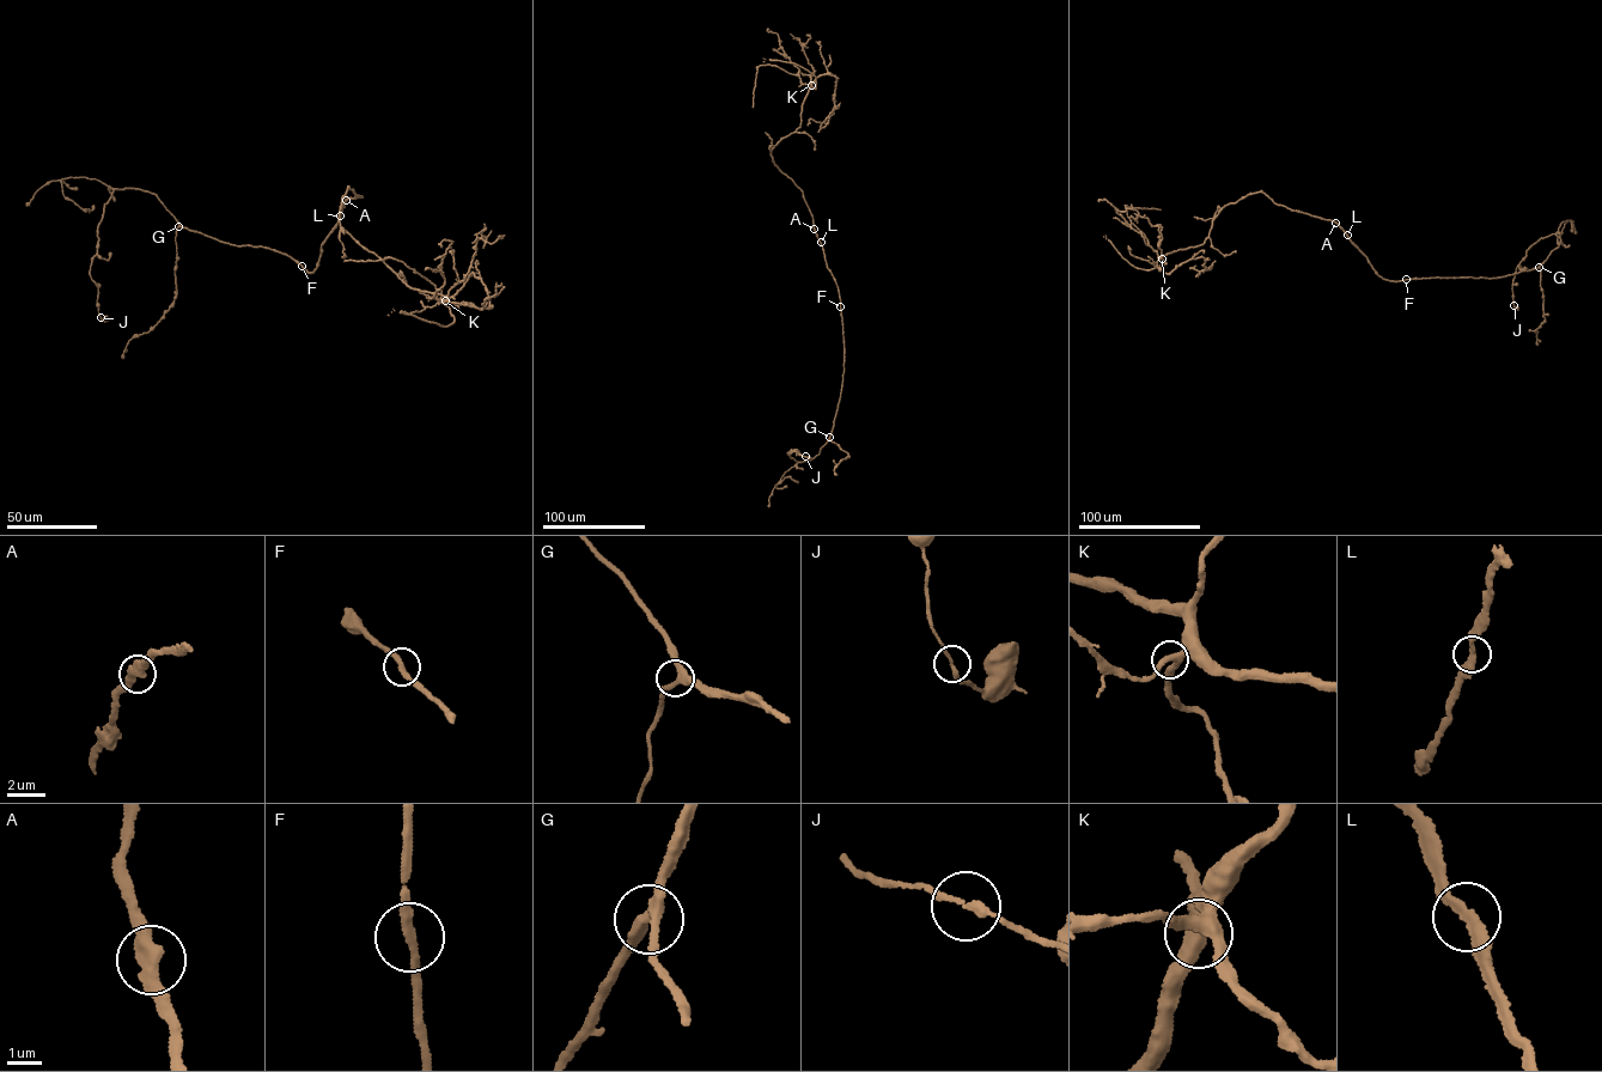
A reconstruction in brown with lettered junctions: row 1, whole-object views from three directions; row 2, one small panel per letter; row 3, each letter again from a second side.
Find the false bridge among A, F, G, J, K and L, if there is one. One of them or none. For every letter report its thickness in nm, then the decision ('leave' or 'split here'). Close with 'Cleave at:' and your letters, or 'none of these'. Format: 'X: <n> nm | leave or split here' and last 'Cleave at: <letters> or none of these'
A: 380 nm | leave
F: 260 nm | leave
G: 300 nm | leave
J: 200 nm | leave
K: 320 nm | leave
L: 320 nm | leave
Cleave at: none of these

